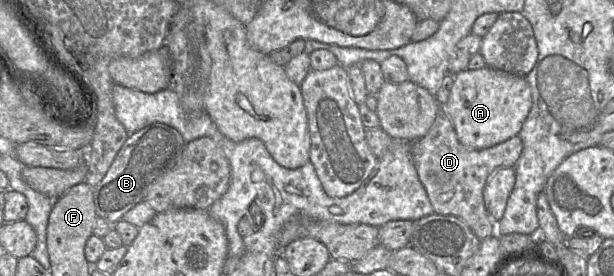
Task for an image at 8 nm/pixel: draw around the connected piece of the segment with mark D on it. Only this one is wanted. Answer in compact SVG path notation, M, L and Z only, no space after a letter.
M441 110L428 133L416 141L395 141L380 127L366 129L365 138L378 159L397 142L411 142L408 144L409 151L434 213L462 219L480 240L492 236L497 222L492 220L485 208L483 190L494 172L517 164L523 150L523 143L518 135L489 148L471 149L460 143L449 116Z

